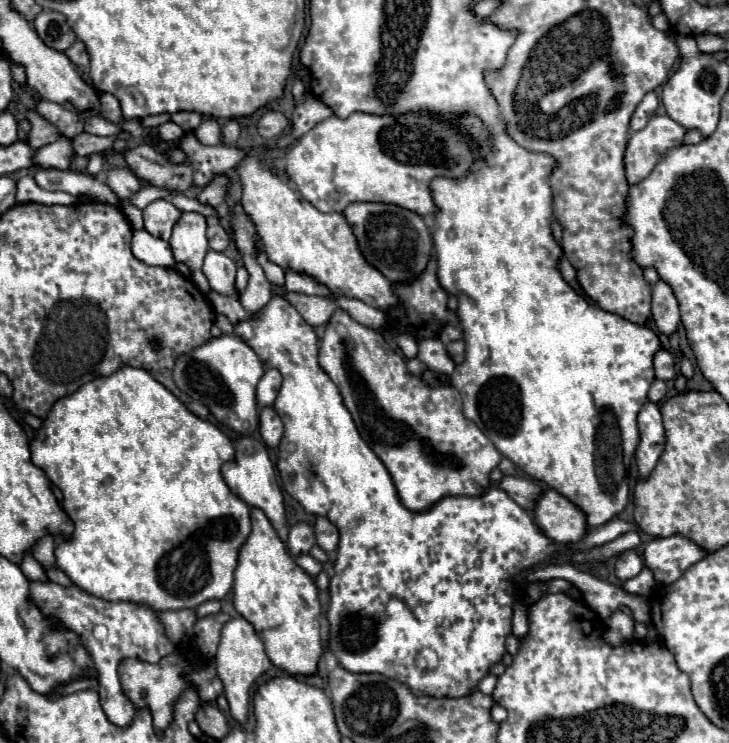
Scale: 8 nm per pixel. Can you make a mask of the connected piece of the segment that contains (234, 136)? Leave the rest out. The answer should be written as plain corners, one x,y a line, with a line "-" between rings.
228,120
228,124
222,126
222,142
224,144
234,144
238,140
240,134
240,126
236,120

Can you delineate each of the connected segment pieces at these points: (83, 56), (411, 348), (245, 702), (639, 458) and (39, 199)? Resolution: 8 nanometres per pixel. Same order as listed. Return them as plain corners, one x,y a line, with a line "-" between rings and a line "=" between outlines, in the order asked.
76,40
68,50
66,50
66,56
76,64
76,66
80,66
80,68
88,68
88,64
90,64
90,56
88,56
88,52
86,52
86,46
84,46
84,42
82,40
=
398,334
398,336
396,336
396,342
398,342
400,350
404,352
404,356
406,356
408,360
418,356
418,344
416,344
416,340
414,340
412,336
408,336
408,334
=
232,618
224,626
222,638
220,638
220,646
218,646
218,652
214,656
214,664
216,664
218,676
220,676
220,680
224,684
224,694
226,694
226,700
230,704
230,714
234,716
236,722
244,724
248,720
250,688
272,666
270,658
266,656
264,642
260,640
260,636
252,628
252,624
248,624
248,620
244,620
244,618
=
646,402
638,414
640,428
640,444
636,448
636,464
640,480
646,480
654,470
658,458
664,452
666,434
662,426
662,414
656,402
=
22,176
16,180
16,202
36,202
36,204
76,204
76,196
66,192
48,192
36,186
32,176

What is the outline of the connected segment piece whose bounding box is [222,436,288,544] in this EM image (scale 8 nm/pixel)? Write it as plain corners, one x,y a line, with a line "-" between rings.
250,436
238,438
238,442
236,442
236,458
234,458
234,462
224,464
222,474
224,474
224,480
230,486
230,490
240,500
244,500
250,508
260,508
270,518
270,522
276,528
280,540
286,544
286,540
288,540
288,524
286,524
284,498
282,498
282,492
280,492
280,486
276,482
274,466
272,466
272,462
268,458
266,446
262,442
250,438

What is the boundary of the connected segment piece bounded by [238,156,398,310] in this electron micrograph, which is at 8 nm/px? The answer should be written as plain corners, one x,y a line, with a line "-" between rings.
246,156
238,168
244,186
240,204
256,226
270,262
278,264
284,272
312,276
330,292
358,298
380,310
386,310
398,302
390,282
378,268
366,262
344,214
318,212
308,200
302,200
300,192
288,180
264,170
260,160
254,156

